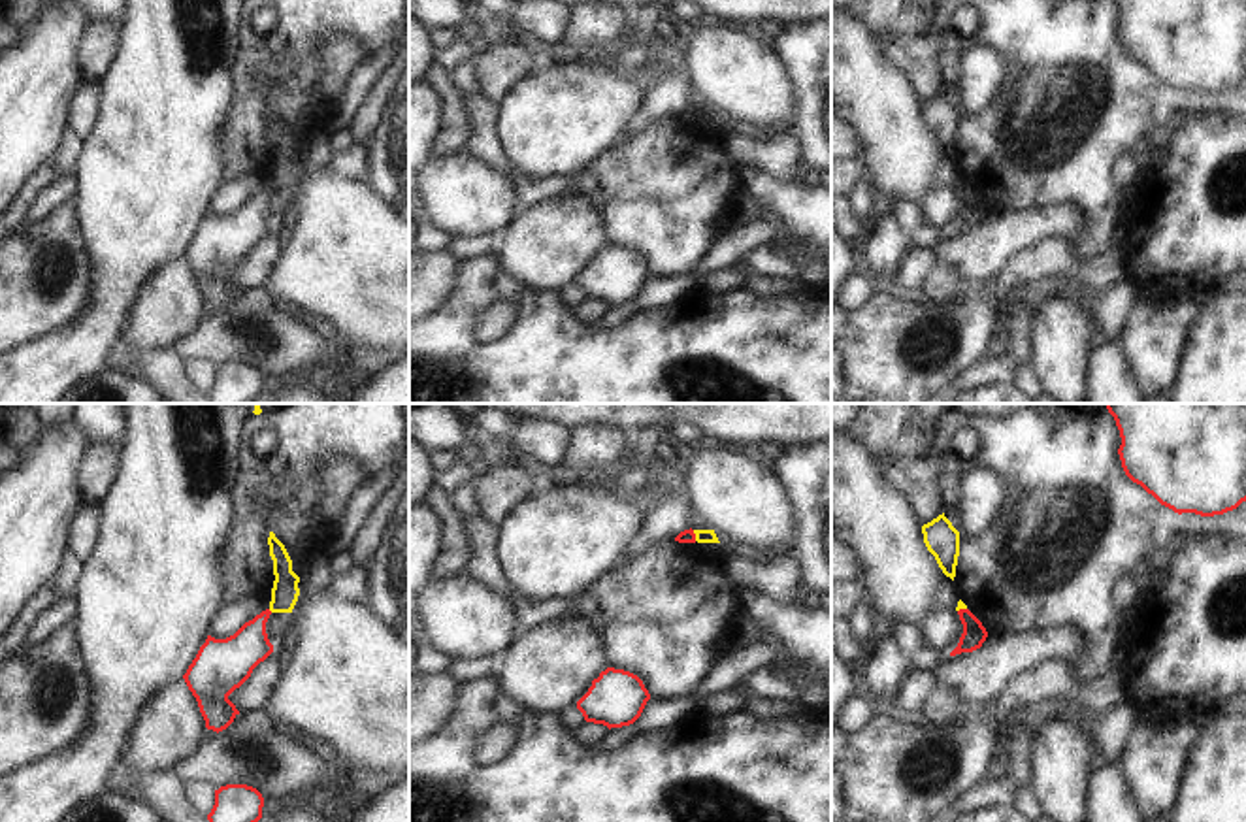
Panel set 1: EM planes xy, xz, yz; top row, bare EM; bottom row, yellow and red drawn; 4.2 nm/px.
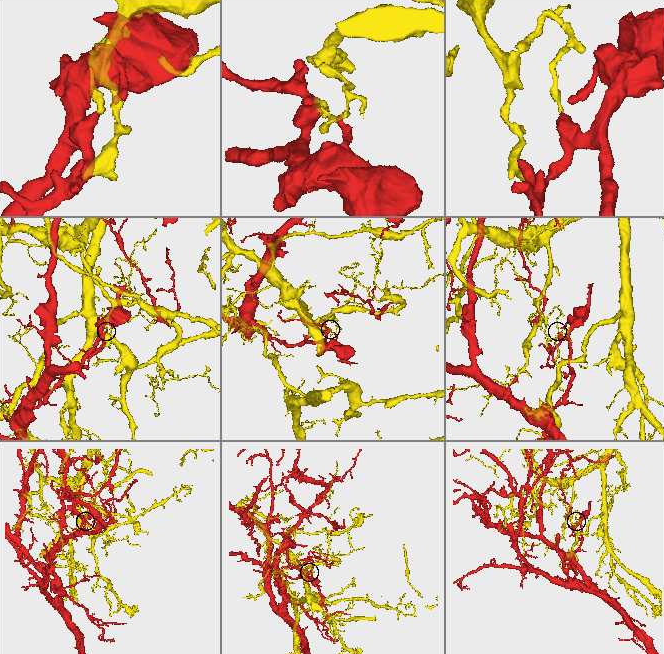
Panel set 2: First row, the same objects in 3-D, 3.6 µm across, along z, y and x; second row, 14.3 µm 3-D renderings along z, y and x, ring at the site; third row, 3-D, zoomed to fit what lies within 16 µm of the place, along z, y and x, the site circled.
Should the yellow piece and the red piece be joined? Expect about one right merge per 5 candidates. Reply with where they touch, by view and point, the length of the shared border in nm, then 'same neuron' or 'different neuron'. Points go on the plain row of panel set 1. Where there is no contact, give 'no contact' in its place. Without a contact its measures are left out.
contact xz (696, 114); length 50 nm; different neuron

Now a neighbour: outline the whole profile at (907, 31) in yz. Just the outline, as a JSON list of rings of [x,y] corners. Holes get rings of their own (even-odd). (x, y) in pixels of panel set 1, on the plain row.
[[[850,0],[848,9],[863,19],[922,104],[944,90],[935,0]]]

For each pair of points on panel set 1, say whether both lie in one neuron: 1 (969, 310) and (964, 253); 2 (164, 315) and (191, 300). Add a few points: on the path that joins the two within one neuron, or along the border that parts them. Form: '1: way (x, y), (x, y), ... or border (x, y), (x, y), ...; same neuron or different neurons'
1: border (1009, 263), (994, 278), (969, 283); different neurons
2: way (170, 310), (185, 302); same neuron

